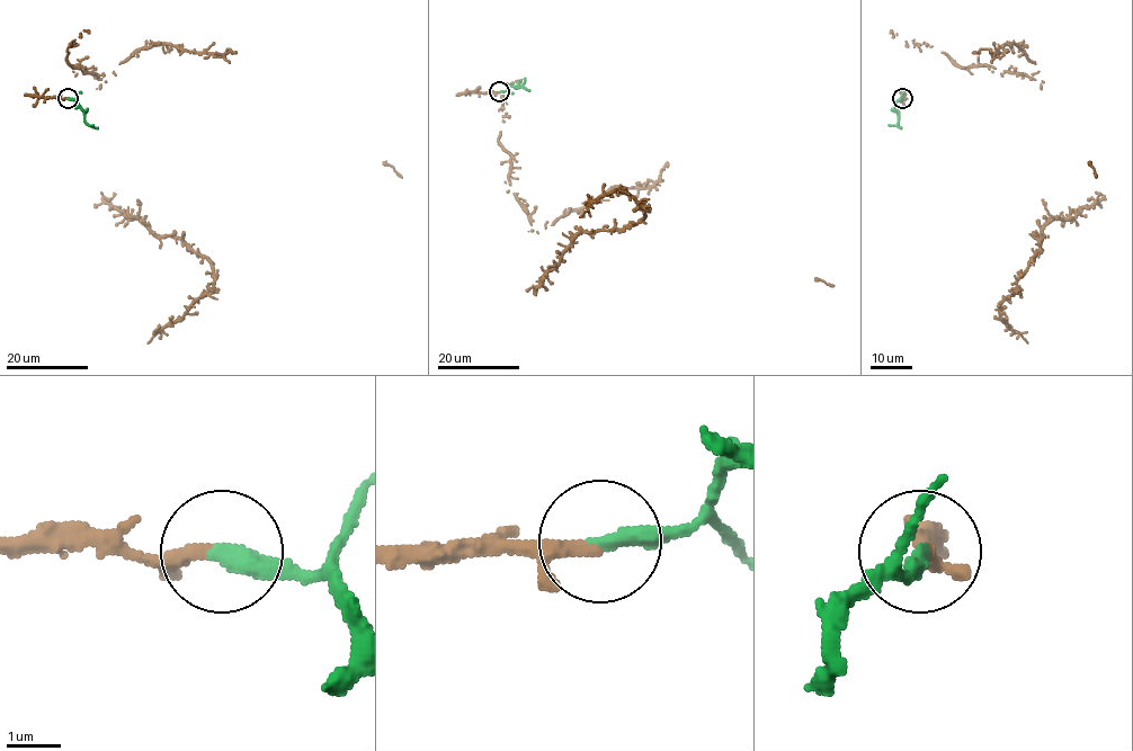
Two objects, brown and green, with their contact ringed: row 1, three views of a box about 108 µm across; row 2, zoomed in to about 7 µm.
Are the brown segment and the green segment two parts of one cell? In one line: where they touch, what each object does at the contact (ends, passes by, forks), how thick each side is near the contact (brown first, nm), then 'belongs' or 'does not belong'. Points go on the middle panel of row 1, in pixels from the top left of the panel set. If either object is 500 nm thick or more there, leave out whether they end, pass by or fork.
(499, 91) | brown ends | green ends | 280/360 nm | belongs

